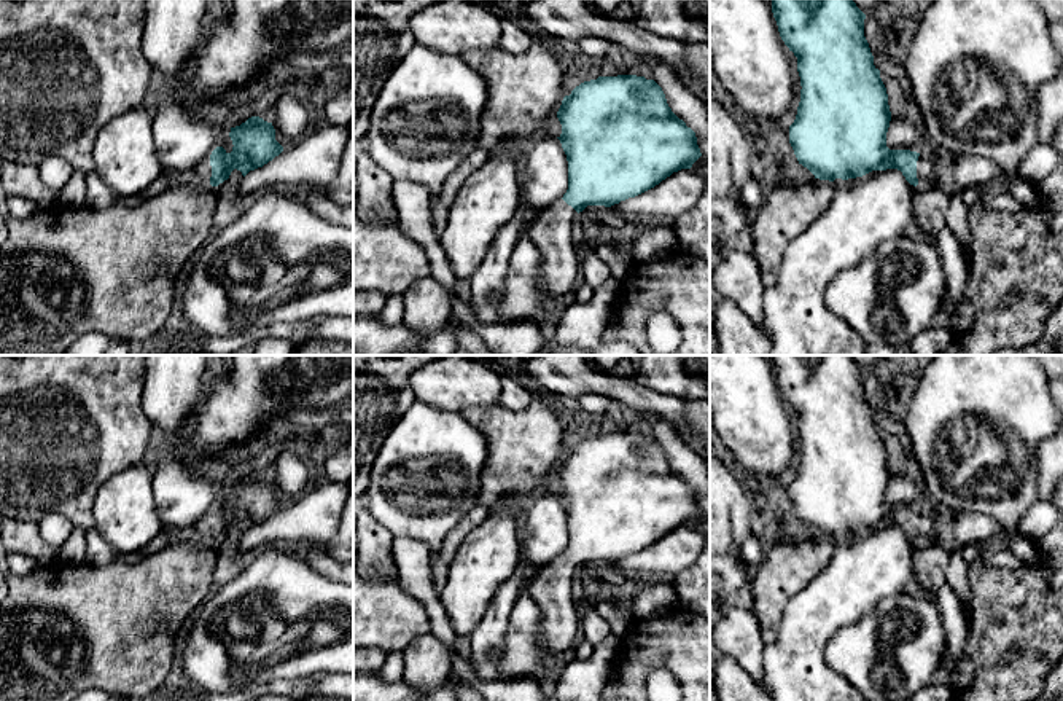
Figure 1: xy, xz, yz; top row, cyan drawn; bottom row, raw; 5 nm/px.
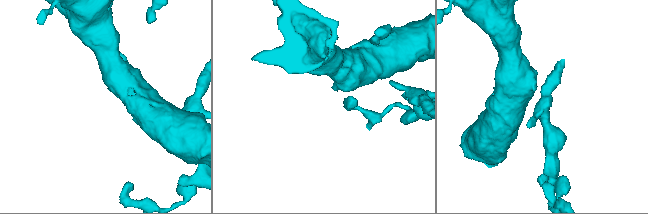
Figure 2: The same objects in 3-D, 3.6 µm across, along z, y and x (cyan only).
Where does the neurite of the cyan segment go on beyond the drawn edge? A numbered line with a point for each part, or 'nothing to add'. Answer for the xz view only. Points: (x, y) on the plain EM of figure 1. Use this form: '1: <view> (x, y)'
1: xz (552, 588)

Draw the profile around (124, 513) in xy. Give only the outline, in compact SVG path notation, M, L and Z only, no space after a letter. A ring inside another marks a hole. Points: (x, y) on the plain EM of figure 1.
M138 464L108 478L97 492L92 516L111 548L142 551L164 527L154 507L153 470Z

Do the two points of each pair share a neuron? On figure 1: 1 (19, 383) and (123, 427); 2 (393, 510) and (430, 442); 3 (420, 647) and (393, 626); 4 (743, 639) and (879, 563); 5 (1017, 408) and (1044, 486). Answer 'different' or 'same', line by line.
1: same
2: same
3: different
4: different
5: different

